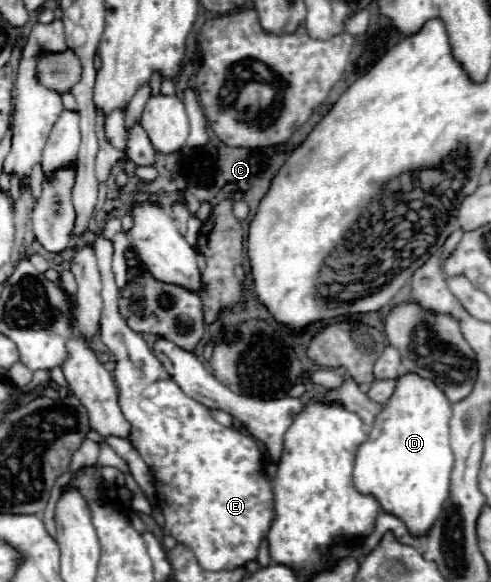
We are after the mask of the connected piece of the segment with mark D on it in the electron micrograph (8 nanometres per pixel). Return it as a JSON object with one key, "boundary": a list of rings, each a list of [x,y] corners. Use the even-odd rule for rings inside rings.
{"boundary":[[[405,374],[397,382],[393,398],[389,398],[385,410],[377,416],[369,440],[357,450],[353,472],[357,490],[365,496],[373,496],[387,514],[401,518],[415,538],[429,536],[451,494],[455,464],[451,449],[451,416],[453,404],[449,404],[433,382],[417,378],[417,374]]]}

